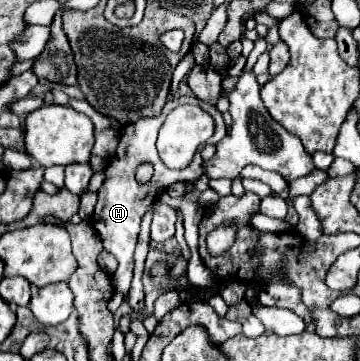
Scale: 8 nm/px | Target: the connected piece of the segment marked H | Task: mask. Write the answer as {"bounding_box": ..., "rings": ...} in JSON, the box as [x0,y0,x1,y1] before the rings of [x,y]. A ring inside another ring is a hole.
{"bounding_box":[92,96,226,294],"rings":[[[182,96],[182,98],[174,98],[174,100],[166,102],[166,106],[164,106],[160,116],[156,116],[156,118],[140,118],[138,122],[128,124],[124,130],[120,130],[122,134],[120,134],[120,144],[116,148],[116,154],[110,158],[108,166],[104,168],[106,180],[104,180],[102,188],[98,190],[98,202],[96,202],[92,218],[94,218],[94,228],[96,228],[98,236],[102,238],[104,248],[108,252],[112,252],[116,256],[116,260],[118,260],[118,268],[114,272],[114,278],[116,278],[116,290],[122,292],[122,294],[126,294],[130,290],[132,254],[134,254],[134,246],[136,246],[136,240],[138,240],[138,234],[140,234],[140,222],[146,216],[148,208],[156,202],[160,190],[166,190],[172,184],[182,182],[182,180],[198,180],[202,176],[202,158],[200,158],[200,154],[196,154],[192,164],[188,168],[180,170],[180,172],[172,172],[172,170],[166,168],[166,176],[164,176],[164,164],[158,158],[158,152],[156,152],[156,146],[154,146],[158,128],[162,126],[162,120],[168,116],[170,110],[174,110],[180,104],[198,104],[198,106],[206,108],[206,112],[214,118],[214,126],[216,126],[216,132],[210,138],[210,144],[216,144],[216,142],[222,140],[222,136],[226,134],[226,126],[224,126],[222,114],[214,106],[208,106],[202,100],[198,100],[198,98]],[[140,162],[152,162],[152,166],[154,166],[154,176],[152,176],[152,180],[148,184],[138,184],[134,180],[134,170],[136,170],[136,166]]]}

